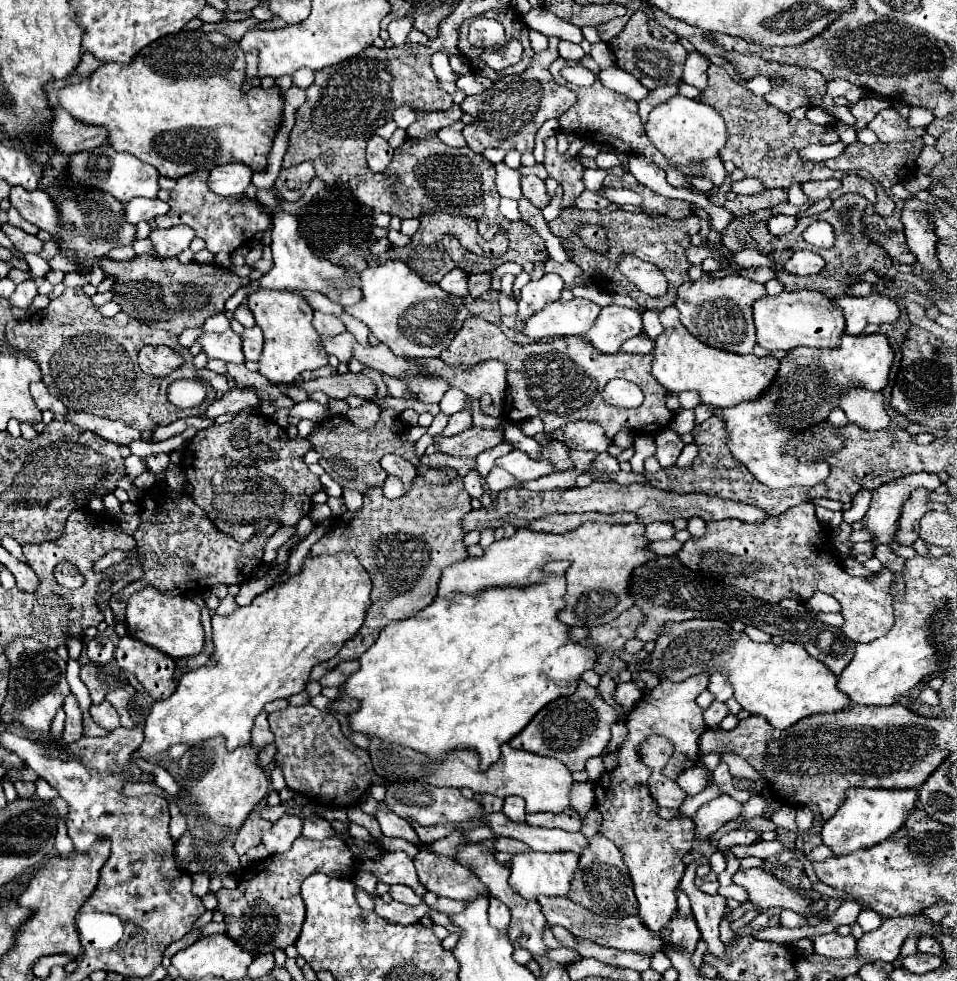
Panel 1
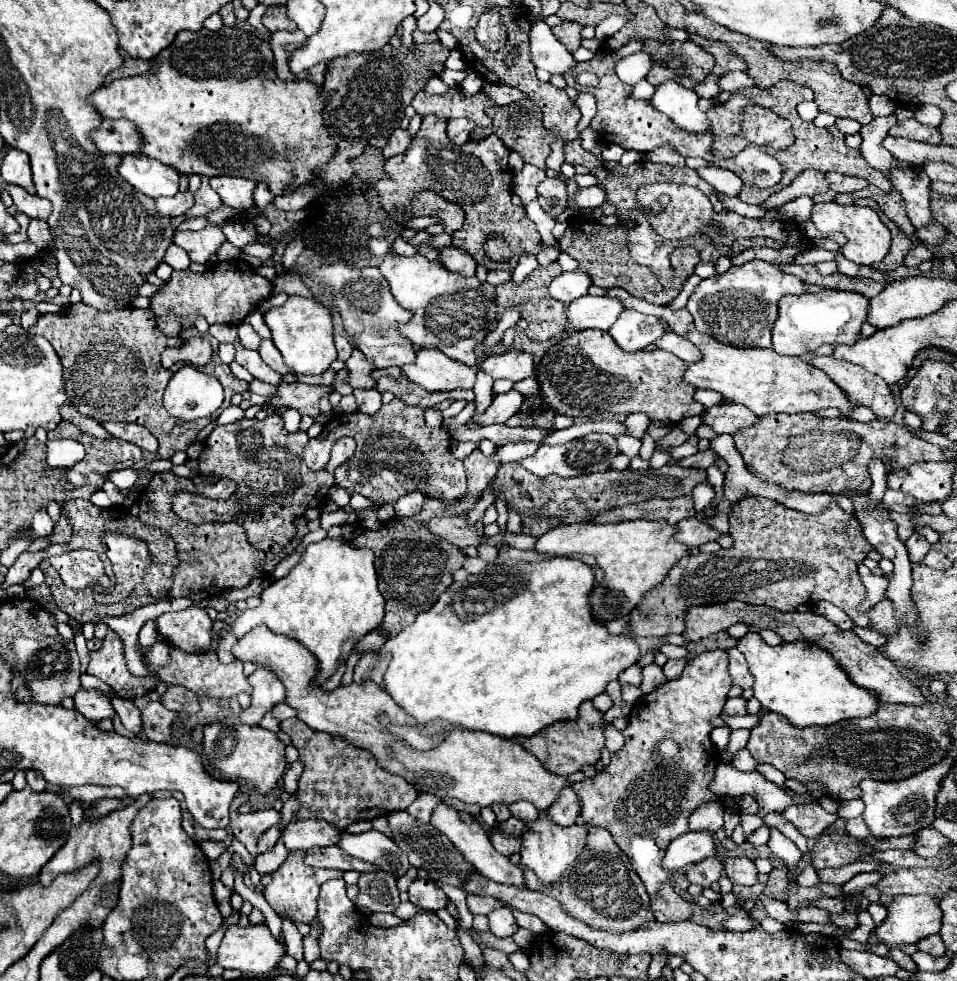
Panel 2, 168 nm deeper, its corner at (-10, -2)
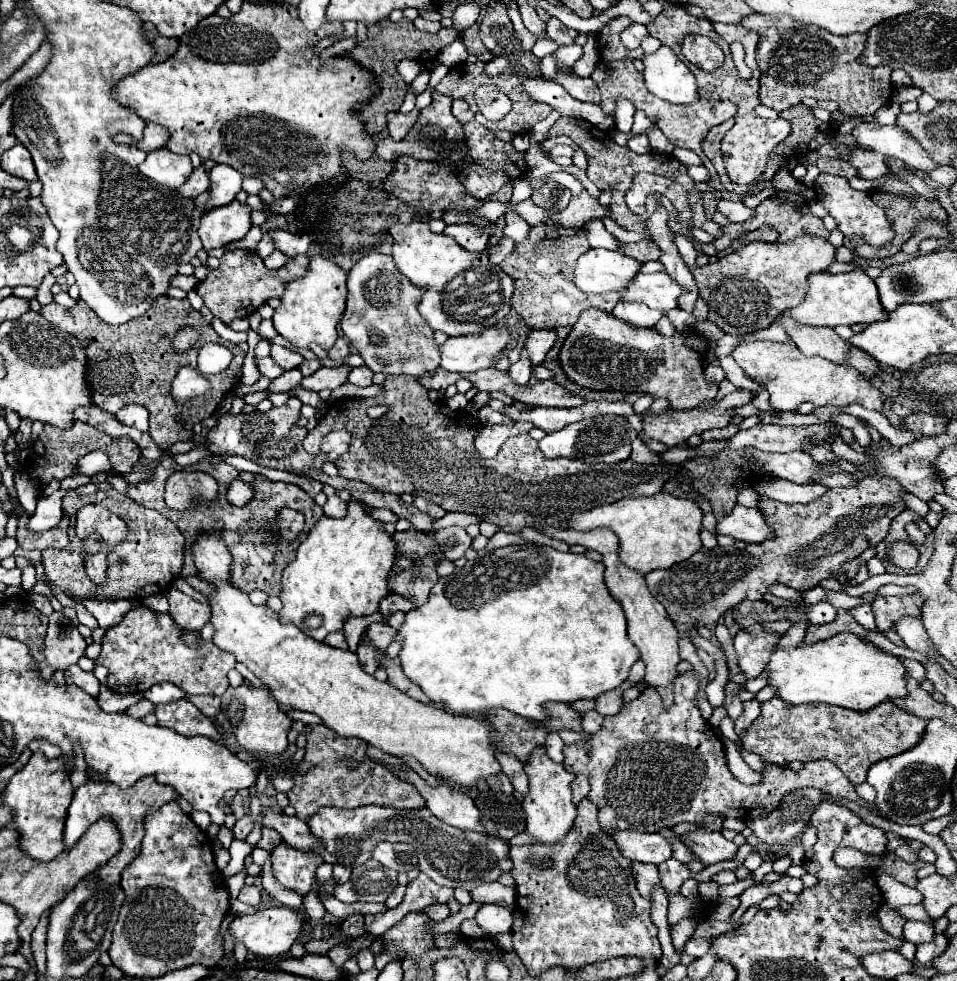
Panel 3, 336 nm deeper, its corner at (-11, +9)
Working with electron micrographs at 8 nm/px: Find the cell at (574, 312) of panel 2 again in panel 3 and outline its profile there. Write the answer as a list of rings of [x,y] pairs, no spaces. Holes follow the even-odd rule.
[[[666,272],[640,274],[626,288],[622,300],[644,300],[650,308],[666,312],[666,310],[672,310],[678,306],[678,296],[684,292],[686,292],[686,288],[682,288]]]

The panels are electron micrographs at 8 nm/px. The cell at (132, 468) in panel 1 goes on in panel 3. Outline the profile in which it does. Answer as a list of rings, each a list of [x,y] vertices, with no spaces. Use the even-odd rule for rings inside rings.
[[[104,452],[86,454],[76,464],[76,472],[82,476],[90,476],[96,472],[106,472],[106,470],[110,470],[110,460],[108,460],[108,456],[104,456]]]

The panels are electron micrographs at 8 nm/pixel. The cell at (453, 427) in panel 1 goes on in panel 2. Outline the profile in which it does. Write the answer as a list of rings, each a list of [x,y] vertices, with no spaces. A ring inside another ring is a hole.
[[[515,389],[503,395],[495,395],[493,403],[483,413],[473,413],[473,421],[481,427],[493,425],[493,423],[505,423],[511,415],[519,413],[521,403],[523,403],[523,395],[517,393]]]

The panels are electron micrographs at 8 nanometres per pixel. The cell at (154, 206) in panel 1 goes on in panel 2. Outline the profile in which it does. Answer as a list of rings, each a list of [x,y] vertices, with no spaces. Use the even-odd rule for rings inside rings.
[[[177,193],[175,197],[157,197],[155,199],[155,209],[159,215],[167,217],[179,217],[193,205],[193,193]]]

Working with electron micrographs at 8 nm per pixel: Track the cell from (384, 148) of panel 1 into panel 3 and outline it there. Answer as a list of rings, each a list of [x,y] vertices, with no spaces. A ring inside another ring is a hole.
[[[418,108],[410,110],[408,114],[390,112],[388,118],[386,118],[386,128],[388,128],[388,132],[394,140],[402,140],[410,132],[410,128],[414,126],[416,118],[418,118]]]

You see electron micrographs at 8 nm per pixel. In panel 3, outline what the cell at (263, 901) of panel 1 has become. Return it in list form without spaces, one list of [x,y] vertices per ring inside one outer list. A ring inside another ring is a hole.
[[[284,842],[276,846],[272,852],[272,868],[276,880],[286,886],[296,890],[298,894],[308,894],[312,888],[312,882],[316,878],[316,868],[324,860],[318,854],[306,854],[300,850],[288,848]]]

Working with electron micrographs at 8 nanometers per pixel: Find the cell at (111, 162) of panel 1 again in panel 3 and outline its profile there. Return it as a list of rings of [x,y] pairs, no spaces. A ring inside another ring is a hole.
[[[160,148],[156,152],[150,152],[148,158],[144,160],[144,164],[140,164],[140,172],[144,176],[148,176],[150,180],[162,184],[162,186],[170,186],[170,188],[178,188],[182,186],[188,176],[192,174],[192,162],[188,156],[180,156],[170,152],[168,148]]]

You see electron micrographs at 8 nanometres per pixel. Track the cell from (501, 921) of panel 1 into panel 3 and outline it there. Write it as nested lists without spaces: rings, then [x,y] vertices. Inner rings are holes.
[[[484,904],[476,914],[476,922],[486,934],[496,936],[502,932],[510,932],[512,912],[502,906],[496,906],[496,904]]]

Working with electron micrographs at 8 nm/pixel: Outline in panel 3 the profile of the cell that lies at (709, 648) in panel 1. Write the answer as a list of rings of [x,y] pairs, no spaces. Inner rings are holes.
[[[852,632],[836,634],[834,638],[812,646],[796,646],[790,650],[776,648],[766,666],[770,684],[778,688],[778,696],[788,704],[824,702],[848,710],[870,710],[892,698],[906,698],[908,670],[900,658],[886,654],[874,644],[866,644]]]

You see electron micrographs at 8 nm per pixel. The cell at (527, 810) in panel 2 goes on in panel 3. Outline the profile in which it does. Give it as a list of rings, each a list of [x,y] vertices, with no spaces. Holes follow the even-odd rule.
[[[498,752],[496,760],[500,760],[498,764],[502,766],[502,772],[510,778],[514,790],[518,790],[520,794],[528,794],[528,776],[524,772],[524,764],[508,752]]]

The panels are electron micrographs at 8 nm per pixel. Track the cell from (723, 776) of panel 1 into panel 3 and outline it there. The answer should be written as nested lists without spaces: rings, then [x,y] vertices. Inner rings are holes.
[[[756,698],[744,702],[744,712],[742,712],[742,716],[734,722],[734,724],[736,724],[736,726],[734,726],[736,734],[742,734],[758,716],[760,716],[760,702],[758,702]]]

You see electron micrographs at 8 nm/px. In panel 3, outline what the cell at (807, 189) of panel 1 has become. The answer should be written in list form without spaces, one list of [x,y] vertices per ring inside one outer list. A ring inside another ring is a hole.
[[[854,150],[850,154],[850,162],[852,166],[858,168],[860,176],[862,178],[868,178],[868,180],[874,180],[874,178],[880,178],[884,174],[890,172],[890,164],[886,160],[886,156],[878,154],[878,152],[864,152],[864,150]]]

